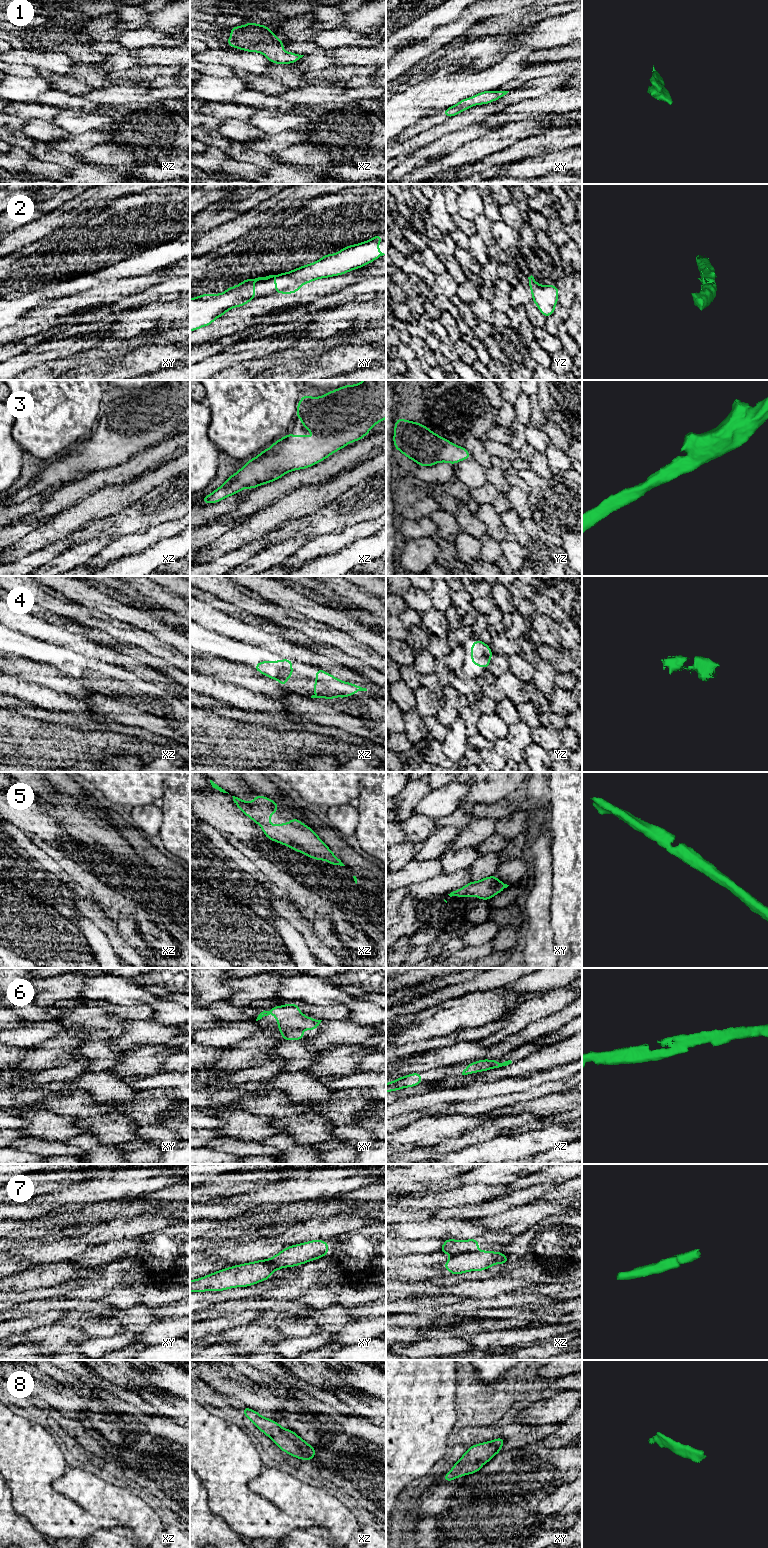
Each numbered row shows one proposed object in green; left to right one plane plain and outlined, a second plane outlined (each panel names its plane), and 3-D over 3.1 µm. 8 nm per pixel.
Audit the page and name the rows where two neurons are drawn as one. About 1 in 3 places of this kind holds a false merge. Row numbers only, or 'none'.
7

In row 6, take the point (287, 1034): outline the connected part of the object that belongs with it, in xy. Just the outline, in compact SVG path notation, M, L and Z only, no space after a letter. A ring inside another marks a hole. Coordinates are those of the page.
M292 1003L274 1006L269 1011L264 1010L258 1015L256 1021L271 1013L276 1017L276 1022L279 1024L277 1030L281 1032L284 1041L304 1039L302 1030L316 1030L322 1021L303 1015L299 1010L299 1005Z

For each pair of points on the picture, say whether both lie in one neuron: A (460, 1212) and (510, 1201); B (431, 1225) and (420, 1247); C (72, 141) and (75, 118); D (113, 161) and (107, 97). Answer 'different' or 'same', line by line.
A: same
B: different
C: different
D: different

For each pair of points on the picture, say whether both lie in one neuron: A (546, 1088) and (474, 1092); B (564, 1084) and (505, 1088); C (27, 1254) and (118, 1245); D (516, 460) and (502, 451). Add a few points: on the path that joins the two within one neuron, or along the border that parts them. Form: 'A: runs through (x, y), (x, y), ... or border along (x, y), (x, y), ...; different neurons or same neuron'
A: border along (481, 1097), (475, 1100), (458, 1102); different neurons
B: border along (559, 1080), (544, 1082), (519, 1093); different neurons
C: runs through (50, 1253), (95, 1252); same neuron
D: runs through (513, 457), (505, 452); same neuron

